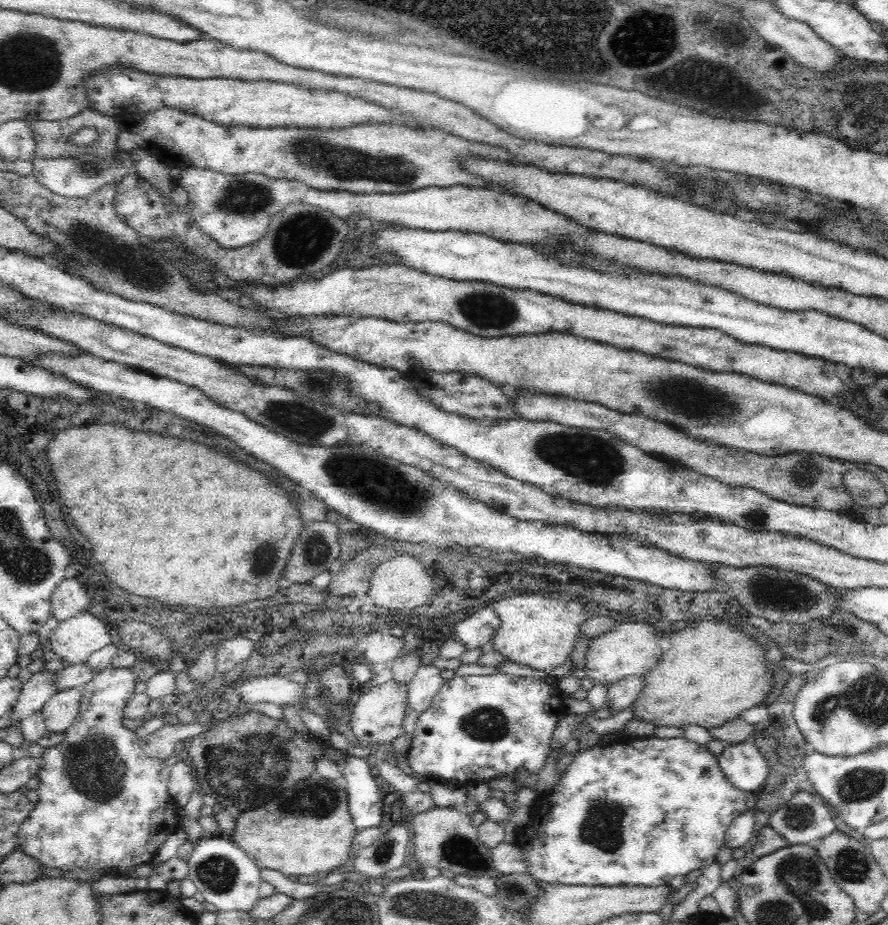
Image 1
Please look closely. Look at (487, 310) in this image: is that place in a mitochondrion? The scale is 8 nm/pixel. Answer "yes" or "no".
yes

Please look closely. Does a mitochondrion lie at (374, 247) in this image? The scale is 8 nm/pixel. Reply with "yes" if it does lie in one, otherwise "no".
no

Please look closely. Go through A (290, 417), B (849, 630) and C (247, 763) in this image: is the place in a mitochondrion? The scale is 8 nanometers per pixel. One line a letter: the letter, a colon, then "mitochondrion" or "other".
A: mitochondrion
B: other
C: mitochondrion

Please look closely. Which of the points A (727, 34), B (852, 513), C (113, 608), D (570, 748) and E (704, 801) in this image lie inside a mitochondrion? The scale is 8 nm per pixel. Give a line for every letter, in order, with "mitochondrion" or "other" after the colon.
A: other
B: other
C: other
D: other
E: other

